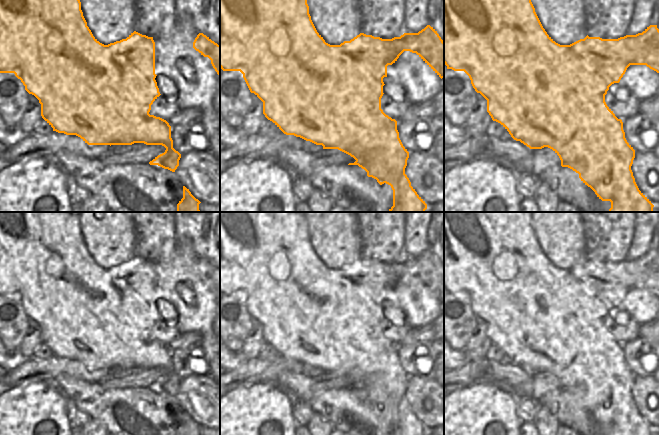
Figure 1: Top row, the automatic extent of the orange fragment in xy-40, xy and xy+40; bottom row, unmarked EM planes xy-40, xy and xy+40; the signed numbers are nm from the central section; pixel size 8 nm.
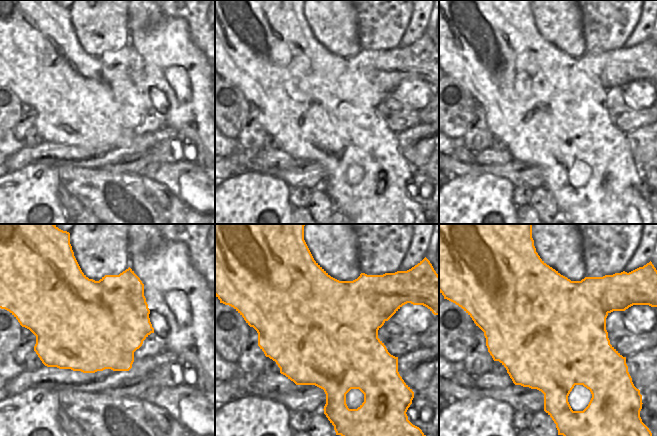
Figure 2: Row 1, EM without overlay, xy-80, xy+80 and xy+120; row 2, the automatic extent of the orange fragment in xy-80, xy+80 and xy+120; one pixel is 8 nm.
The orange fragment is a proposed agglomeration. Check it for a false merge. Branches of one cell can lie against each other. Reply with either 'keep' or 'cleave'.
cleave

